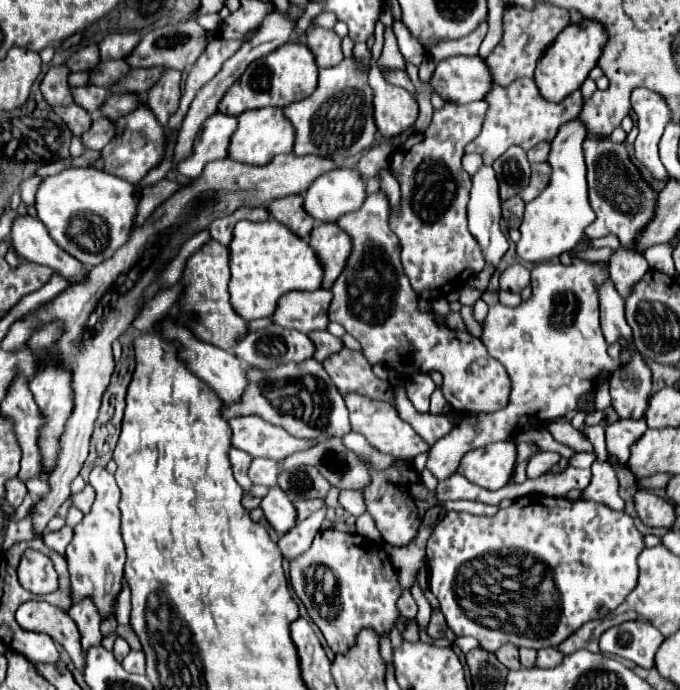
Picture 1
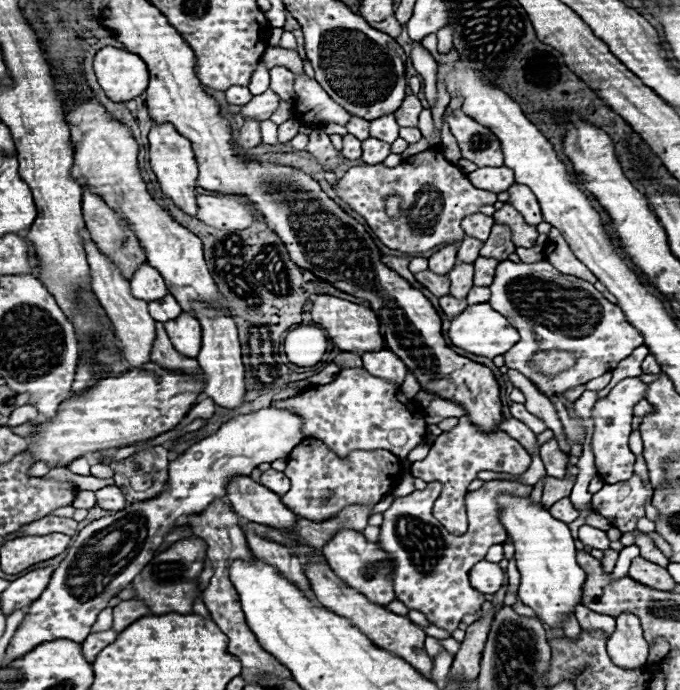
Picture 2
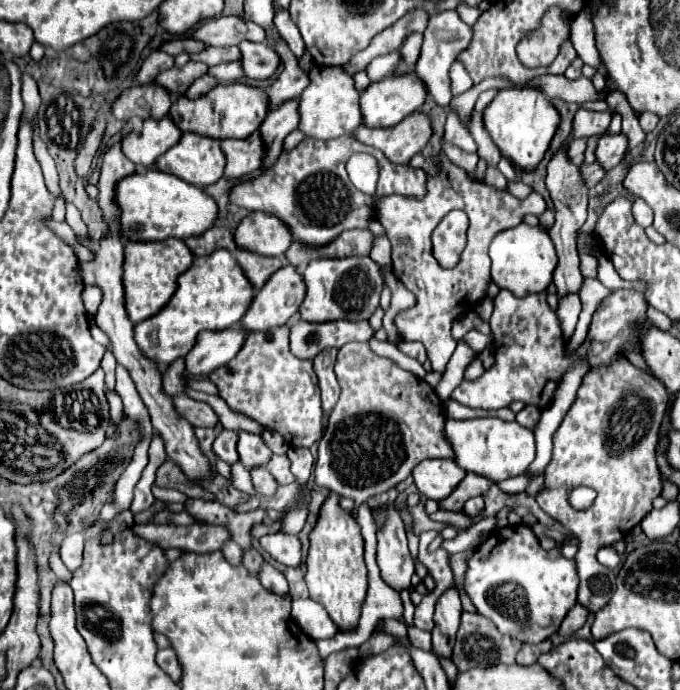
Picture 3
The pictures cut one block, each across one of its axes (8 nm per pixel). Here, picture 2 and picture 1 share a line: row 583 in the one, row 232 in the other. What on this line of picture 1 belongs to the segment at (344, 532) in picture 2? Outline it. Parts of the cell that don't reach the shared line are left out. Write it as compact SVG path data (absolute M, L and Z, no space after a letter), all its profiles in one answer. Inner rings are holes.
M382 192L370 194L368 202L360 210L354 210L352 214L344 214L344 218L338 220L338 226L352 238L352 254L348 256L348 262L340 274L340 278L332 286L332 302L328 308L328 316L332 322L338 322L346 328L350 336L354 336L364 350L364 356L370 364L382 364L386 368L398 370L402 376L412 376L412 372L428 372L436 370L444 379L442 393L450 406L460 414L472 414L472 412L496 412L508 404L508 392L510 392L510 378L508 372L496 358L484 350L484 344L480 338L472 336L468 332L456 332L450 328L436 326L432 314L420 314L418 312L418 296L412 290L412 284L408 282L408 276L402 270L400 262L400 242L396 234L388 228L388 198Z

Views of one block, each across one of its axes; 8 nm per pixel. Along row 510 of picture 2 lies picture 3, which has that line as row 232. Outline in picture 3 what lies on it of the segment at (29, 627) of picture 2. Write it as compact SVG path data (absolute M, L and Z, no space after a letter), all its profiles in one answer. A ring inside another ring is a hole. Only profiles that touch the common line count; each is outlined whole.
M148 168L144 174L130 174L116 184L116 204L120 208L120 240L130 242L162 242L168 236L186 240L214 226L216 202L202 190L172 174Z

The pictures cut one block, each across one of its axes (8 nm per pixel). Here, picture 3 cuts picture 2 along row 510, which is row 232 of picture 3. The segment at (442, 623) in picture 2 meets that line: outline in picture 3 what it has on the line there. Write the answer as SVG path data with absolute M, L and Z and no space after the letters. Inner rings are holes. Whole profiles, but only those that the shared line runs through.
M444 152L436 156L438 160L438 174L426 178L426 196L412 198L412 196L378 196L376 198L376 218L386 230L386 238L392 244L392 264L394 276L398 282L404 284L416 296L414 308L402 310L396 314L396 328L400 338L404 340L418 340L426 346L428 360L432 362L434 370L444 372L454 348L456 340L450 334L452 322L456 316L474 310L478 302L486 298L486 290L490 284L490 258L488 246L492 238L522 222L522 216L532 212L540 214L546 210L546 202L538 192L530 192L524 200L518 200L506 190L496 190L480 180L472 180L468 172L448 160ZM454 208L462 208L470 218L468 228L468 246L462 254L462 260L456 268L440 268L438 262L432 258L432 240L430 234L438 226L438 222Z

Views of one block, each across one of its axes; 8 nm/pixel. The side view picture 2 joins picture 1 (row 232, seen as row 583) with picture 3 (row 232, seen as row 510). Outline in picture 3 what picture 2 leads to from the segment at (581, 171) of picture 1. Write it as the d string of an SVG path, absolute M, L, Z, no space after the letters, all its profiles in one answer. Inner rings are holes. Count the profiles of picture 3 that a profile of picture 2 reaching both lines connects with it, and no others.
M524 222L494 236L490 244L490 258L492 258L492 282L498 288L510 290L518 298L544 292L546 286L552 282L552 274L558 264L558 256L548 230L542 224L530 226Z

